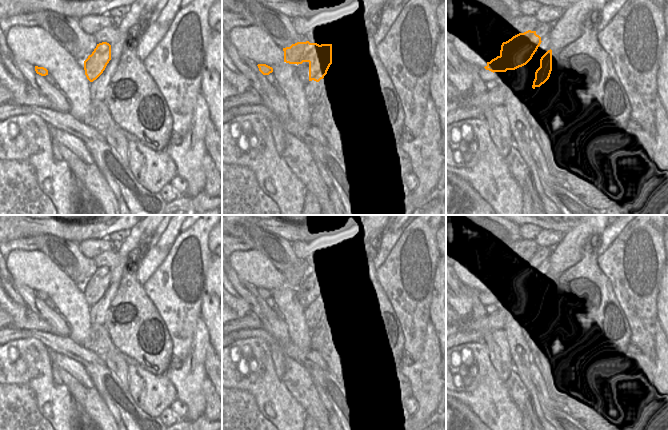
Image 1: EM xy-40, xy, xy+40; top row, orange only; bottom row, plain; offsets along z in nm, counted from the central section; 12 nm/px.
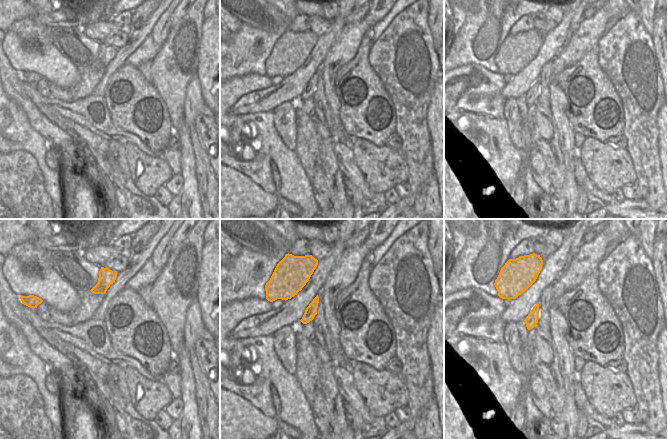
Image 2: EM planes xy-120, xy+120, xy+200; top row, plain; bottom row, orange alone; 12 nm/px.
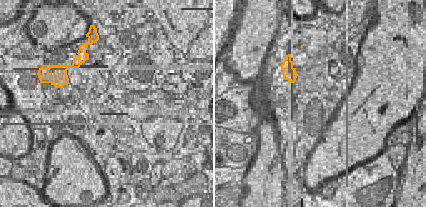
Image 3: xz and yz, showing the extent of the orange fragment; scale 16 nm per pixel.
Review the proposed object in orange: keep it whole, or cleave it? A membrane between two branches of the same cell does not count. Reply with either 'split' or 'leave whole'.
split

